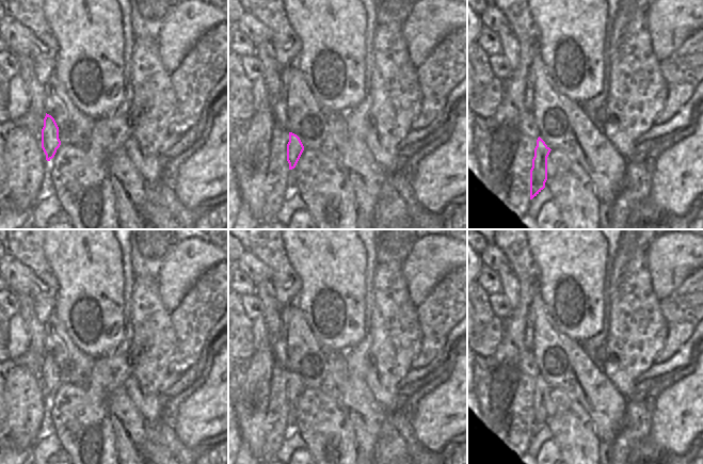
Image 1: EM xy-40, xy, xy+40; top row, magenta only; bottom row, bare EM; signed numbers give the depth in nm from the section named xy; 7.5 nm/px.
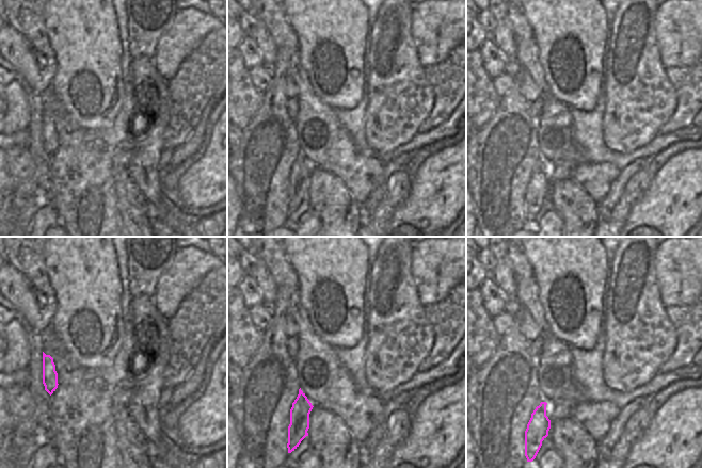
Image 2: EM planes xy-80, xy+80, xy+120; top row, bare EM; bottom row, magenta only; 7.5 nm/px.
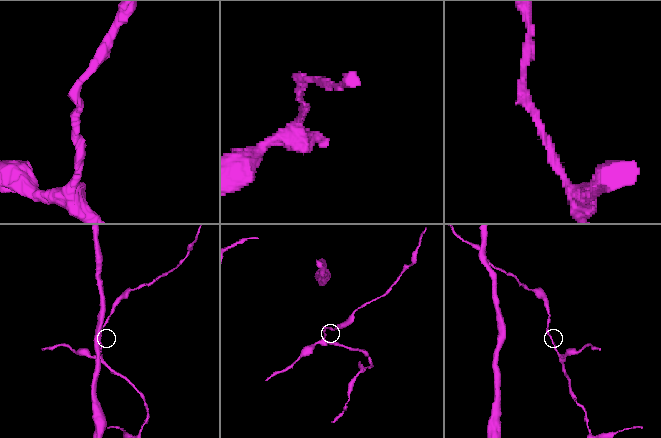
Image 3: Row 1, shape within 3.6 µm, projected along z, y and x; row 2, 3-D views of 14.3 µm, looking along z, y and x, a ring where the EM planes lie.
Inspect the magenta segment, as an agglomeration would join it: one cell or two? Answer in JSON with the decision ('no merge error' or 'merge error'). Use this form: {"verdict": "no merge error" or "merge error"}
{"verdict": "no merge error"}

